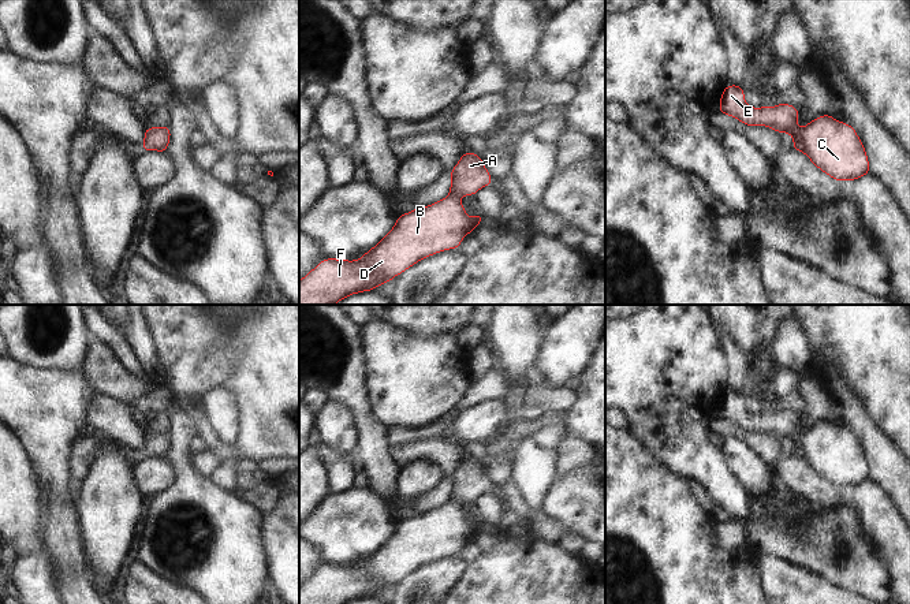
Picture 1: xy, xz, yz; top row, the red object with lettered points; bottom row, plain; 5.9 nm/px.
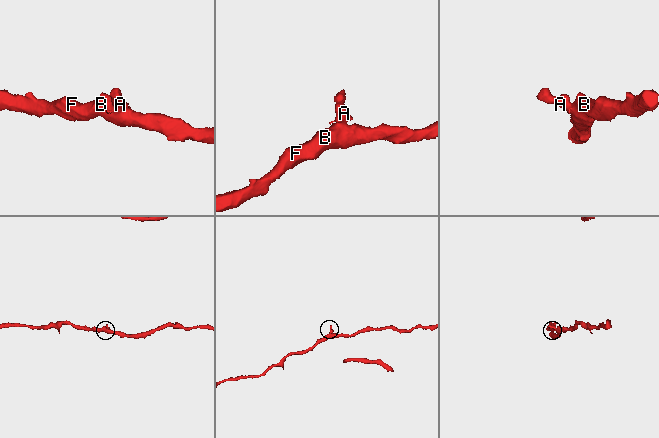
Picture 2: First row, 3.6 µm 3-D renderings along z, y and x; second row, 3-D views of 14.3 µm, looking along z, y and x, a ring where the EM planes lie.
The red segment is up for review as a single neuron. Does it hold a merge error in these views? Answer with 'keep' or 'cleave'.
cleave

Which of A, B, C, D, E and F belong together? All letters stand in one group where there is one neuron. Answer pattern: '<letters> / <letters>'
A E / B C D F

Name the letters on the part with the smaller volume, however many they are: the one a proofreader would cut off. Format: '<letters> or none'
A, E

